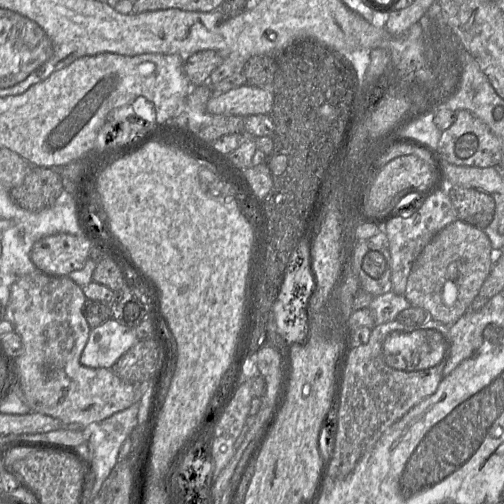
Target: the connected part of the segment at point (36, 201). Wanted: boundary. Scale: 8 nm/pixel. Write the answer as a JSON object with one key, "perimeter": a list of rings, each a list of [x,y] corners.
{"perimeter":[[[31,167],[21,184],[10,188],[10,195],[19,207],[40,212],[54,204],[62,188],[62,179],[56,169]]]}

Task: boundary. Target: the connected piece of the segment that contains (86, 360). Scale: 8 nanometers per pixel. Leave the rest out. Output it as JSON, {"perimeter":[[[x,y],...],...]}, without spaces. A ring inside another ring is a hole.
{"perimeter":[[[110,318],[91,329],[80,363],[89,368],[112,370],[118,359],[138,340],[135,328],[125,326]]]}

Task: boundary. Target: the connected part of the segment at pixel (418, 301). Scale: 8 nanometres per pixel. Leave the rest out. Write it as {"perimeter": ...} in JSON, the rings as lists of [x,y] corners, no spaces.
{"perimeter":[[[456,220],[441,230],[415,260],[407,279],[404,296],[410,305],[425,310],[430,318],[444,325],[452,325],[465,315],[489,275],[495,251],[483,229]]]}

